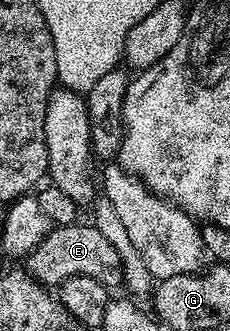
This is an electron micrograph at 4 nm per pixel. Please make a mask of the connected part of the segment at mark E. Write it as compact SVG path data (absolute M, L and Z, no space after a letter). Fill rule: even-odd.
M75 222L51 227L50 233L36 246L28 257L28 271L34 279L47 286L57 286L69 276L96 278L96 282L107 286L122 284L122 259L116 254L116 246L94 228L93 223Z

